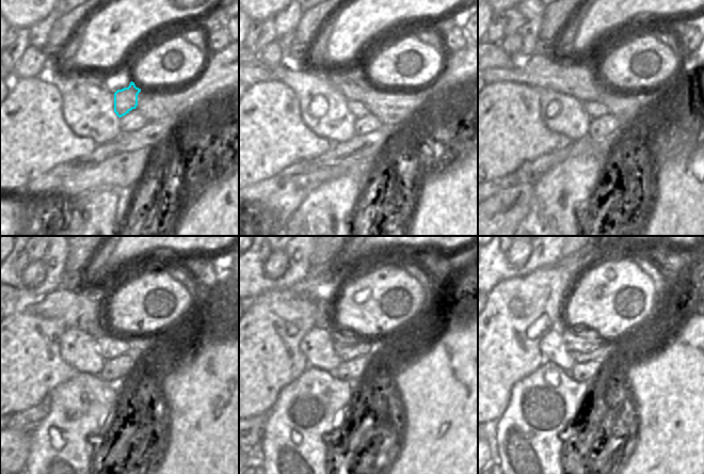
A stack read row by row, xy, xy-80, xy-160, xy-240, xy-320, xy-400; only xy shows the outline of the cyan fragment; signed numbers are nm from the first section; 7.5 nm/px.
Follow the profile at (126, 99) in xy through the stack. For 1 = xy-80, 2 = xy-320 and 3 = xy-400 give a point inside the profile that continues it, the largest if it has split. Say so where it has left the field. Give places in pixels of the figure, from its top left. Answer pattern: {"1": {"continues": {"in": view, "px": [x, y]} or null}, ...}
{"1": {"continues": {"in": "xy-80", "px": [356, 109]}}, "2": {"continues": {"in": "xy-320", "px": [347, 348]}}, "3": {"continues": {"in": "xy-400", "px": [584, 353]}}}

